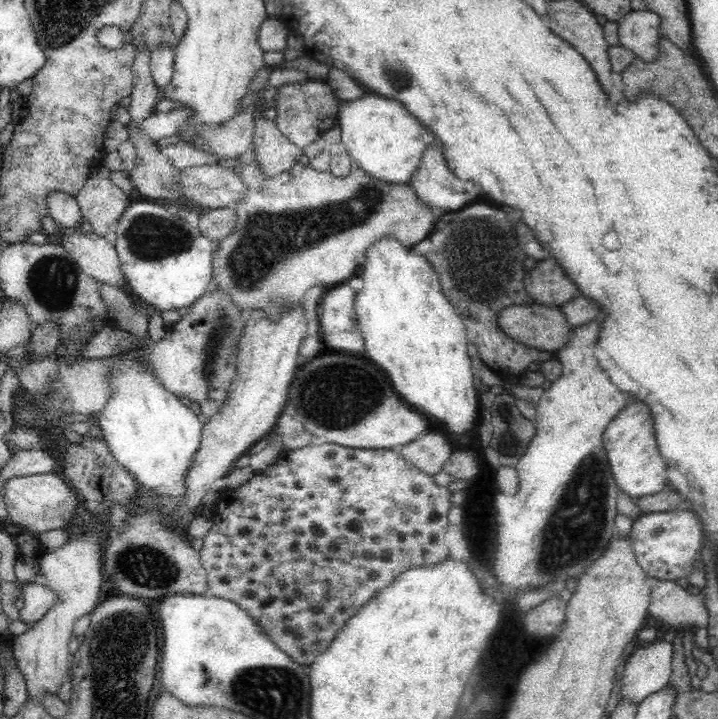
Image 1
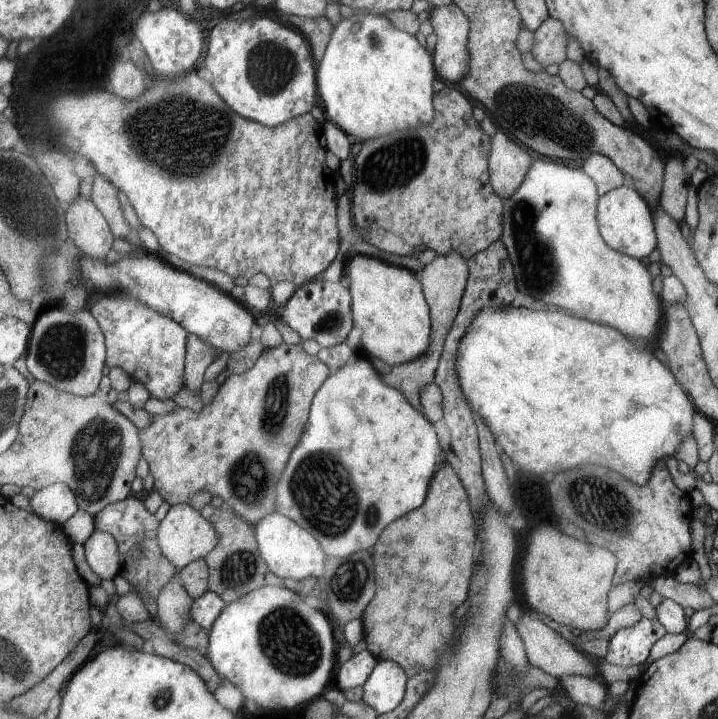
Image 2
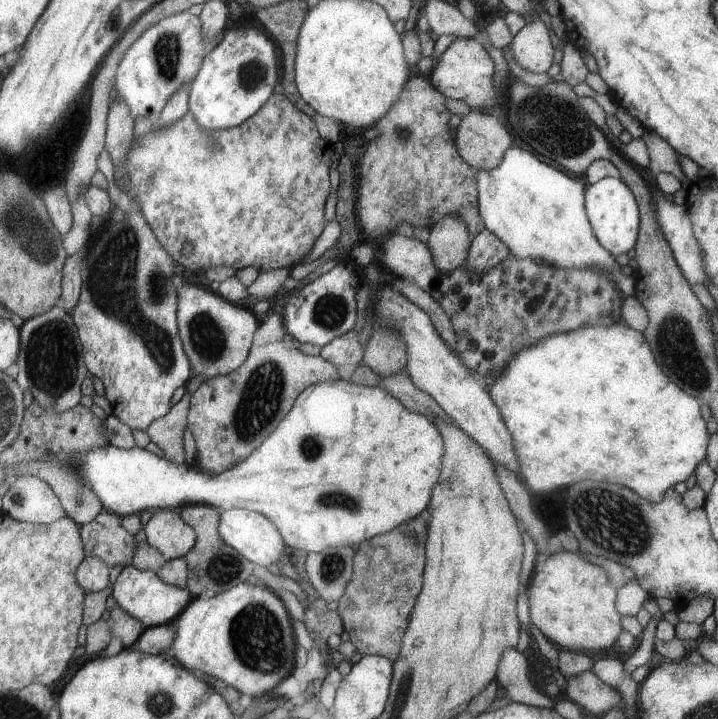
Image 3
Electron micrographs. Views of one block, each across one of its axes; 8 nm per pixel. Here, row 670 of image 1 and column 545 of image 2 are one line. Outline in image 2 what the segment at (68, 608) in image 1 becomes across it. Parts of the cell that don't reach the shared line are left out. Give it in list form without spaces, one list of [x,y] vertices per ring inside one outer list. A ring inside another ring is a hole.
[[[548,16],[532,32],[534,41],[530,53],[543,69],[549,64],[558,65],[565,60],[567,34],[561,23],[562,21]]]

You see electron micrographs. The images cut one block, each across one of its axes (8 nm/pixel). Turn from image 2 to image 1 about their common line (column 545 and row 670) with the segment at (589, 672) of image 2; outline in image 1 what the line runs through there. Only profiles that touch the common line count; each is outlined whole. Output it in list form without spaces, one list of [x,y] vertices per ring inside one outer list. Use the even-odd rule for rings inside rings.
[[[654,641],[646,647],[638,647],[626,657],[628,666],[622,678],[622,696],[641,702],[662,690],[672,679],[674,645],[667,641]]]

